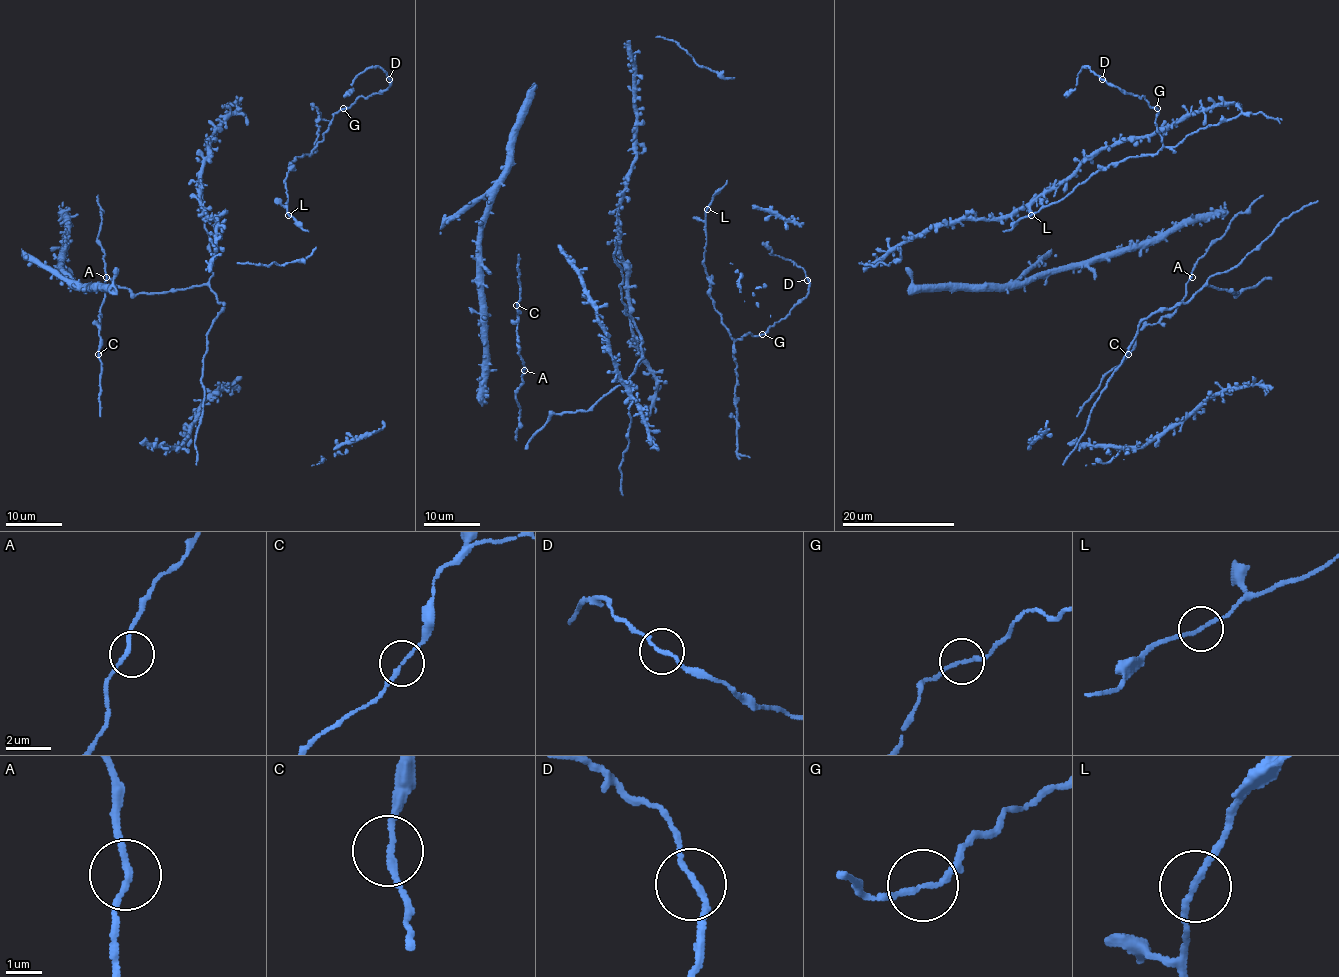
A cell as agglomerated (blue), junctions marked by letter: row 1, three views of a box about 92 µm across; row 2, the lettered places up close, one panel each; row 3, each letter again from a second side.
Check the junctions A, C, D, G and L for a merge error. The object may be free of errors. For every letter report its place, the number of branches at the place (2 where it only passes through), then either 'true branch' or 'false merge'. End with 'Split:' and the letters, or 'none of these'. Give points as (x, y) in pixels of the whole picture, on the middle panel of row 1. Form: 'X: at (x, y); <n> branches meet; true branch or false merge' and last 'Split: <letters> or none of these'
A: at (524, 370); 2 branches meet; true branch
C: at (516, 305); 2 branches meet; true branch
D: at (807, 280); 2 branches meet; true branch
G: at (762, 334); 2 branches meet; true branch
L: at (707, 209); 2 branches meet; true branch
Split: none of these

